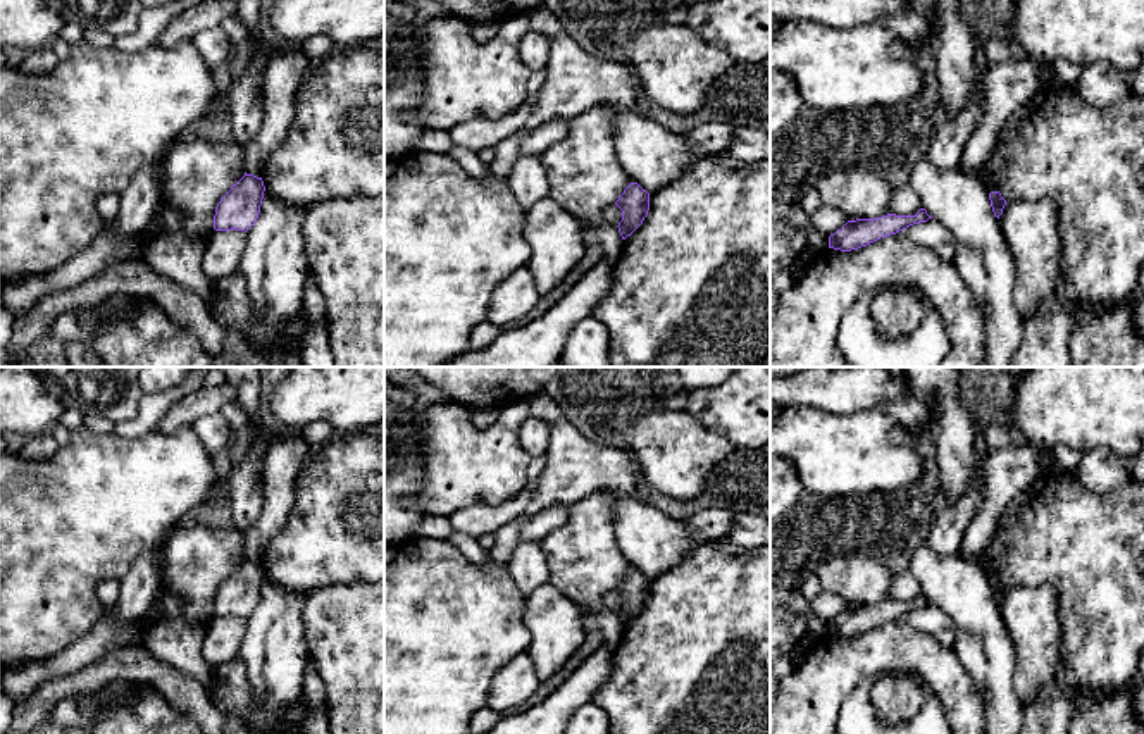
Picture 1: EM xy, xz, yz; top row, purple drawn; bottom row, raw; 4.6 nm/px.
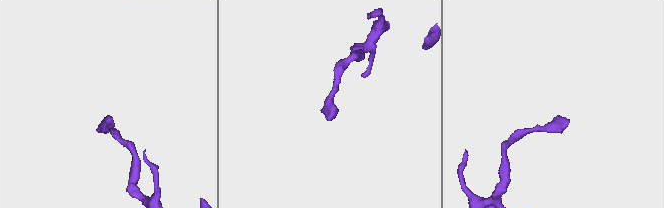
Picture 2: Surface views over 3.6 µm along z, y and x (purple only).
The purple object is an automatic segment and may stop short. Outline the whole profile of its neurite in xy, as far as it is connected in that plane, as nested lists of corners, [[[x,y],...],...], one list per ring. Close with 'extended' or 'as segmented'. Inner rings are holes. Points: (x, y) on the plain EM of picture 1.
[[[245,558],[217,589],[214,615],[246,619],[258,605],[264,577],[262,563]]]; as segmented

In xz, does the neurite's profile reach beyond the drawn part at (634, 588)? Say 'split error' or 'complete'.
complete

